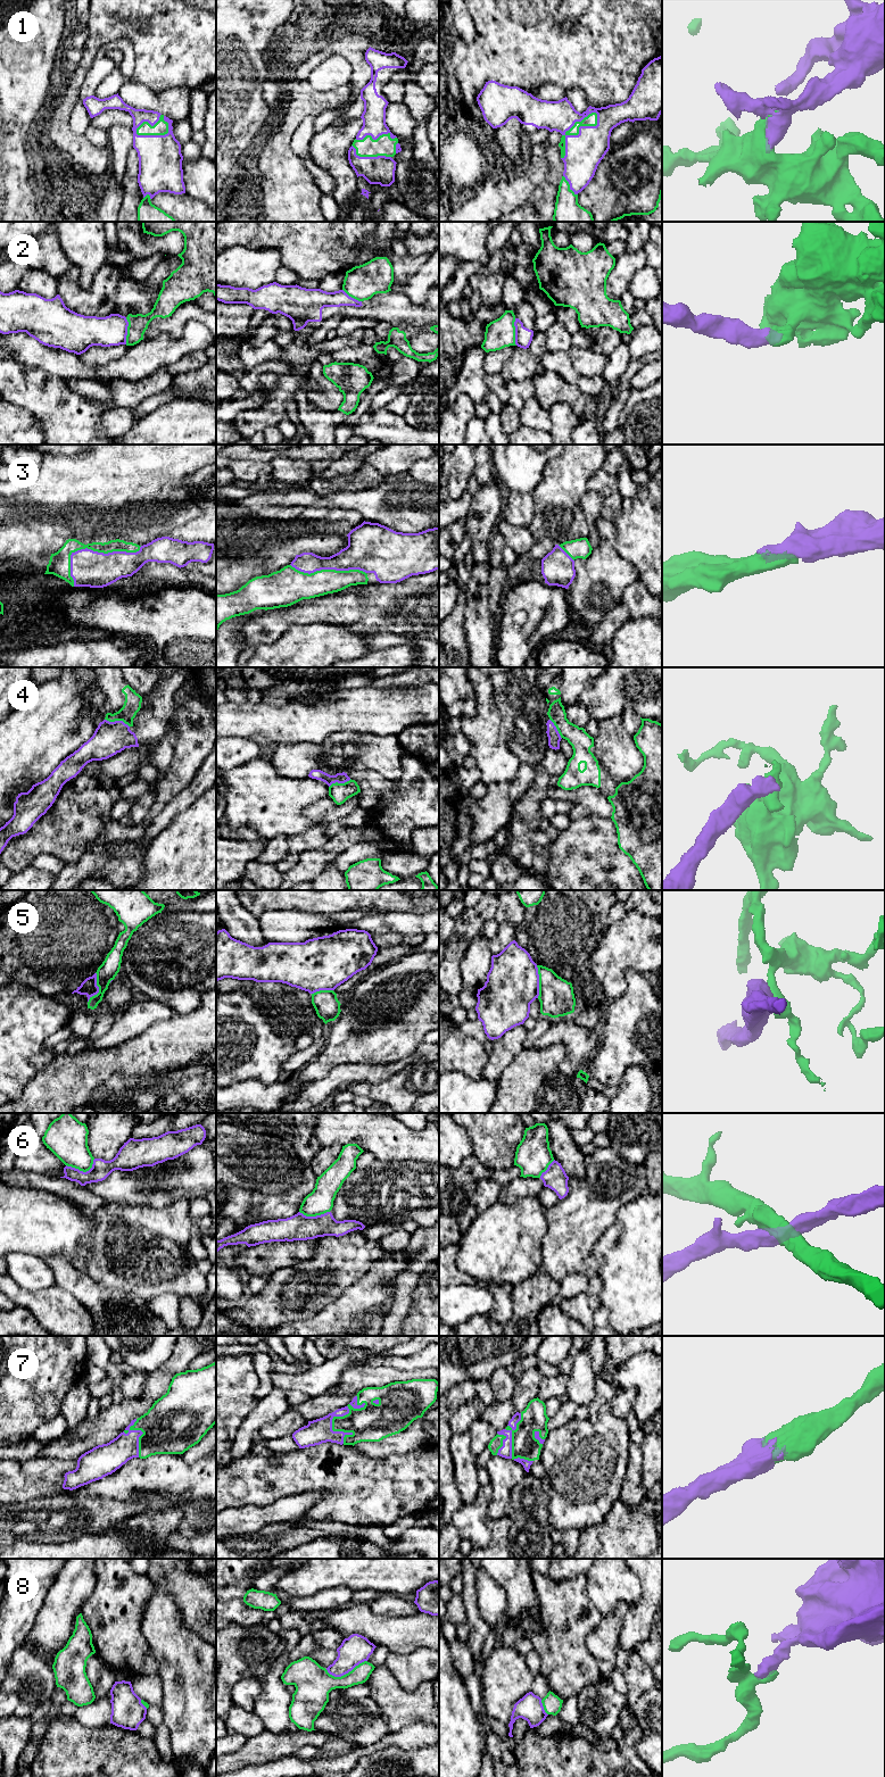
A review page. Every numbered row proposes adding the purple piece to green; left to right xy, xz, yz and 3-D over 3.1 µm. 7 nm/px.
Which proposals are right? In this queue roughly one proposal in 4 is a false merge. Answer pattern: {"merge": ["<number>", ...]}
{"merge": ["3", "7"]}

